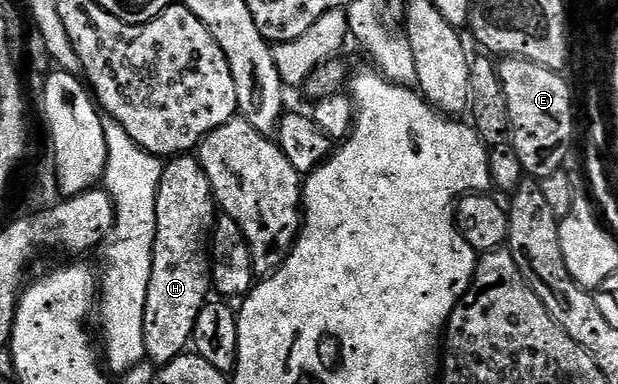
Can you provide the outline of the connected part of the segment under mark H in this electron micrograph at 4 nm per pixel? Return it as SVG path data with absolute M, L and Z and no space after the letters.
M190 154L183 156L171 157L165 164L162 174L162 178L159 182L159 190L156 195L155 202L155 242L152 247L152 260L151 260L151 274L150 285L147 290L146 296L146 310L143 312L143 346L144 353L149 363L154 362L155 367L161 368L164 365L170 363L174 357L183 355L183 352L189 347L191 336L194 328L194 322L197 320L198 314L201 312L207 301L207 294L211 291L211 273L210 273L210 235L213 226L216 221L216 203L215 197L212 194L212 187L209 184L209 180L206 178L204 168L201 167L200 161L197 157Z

